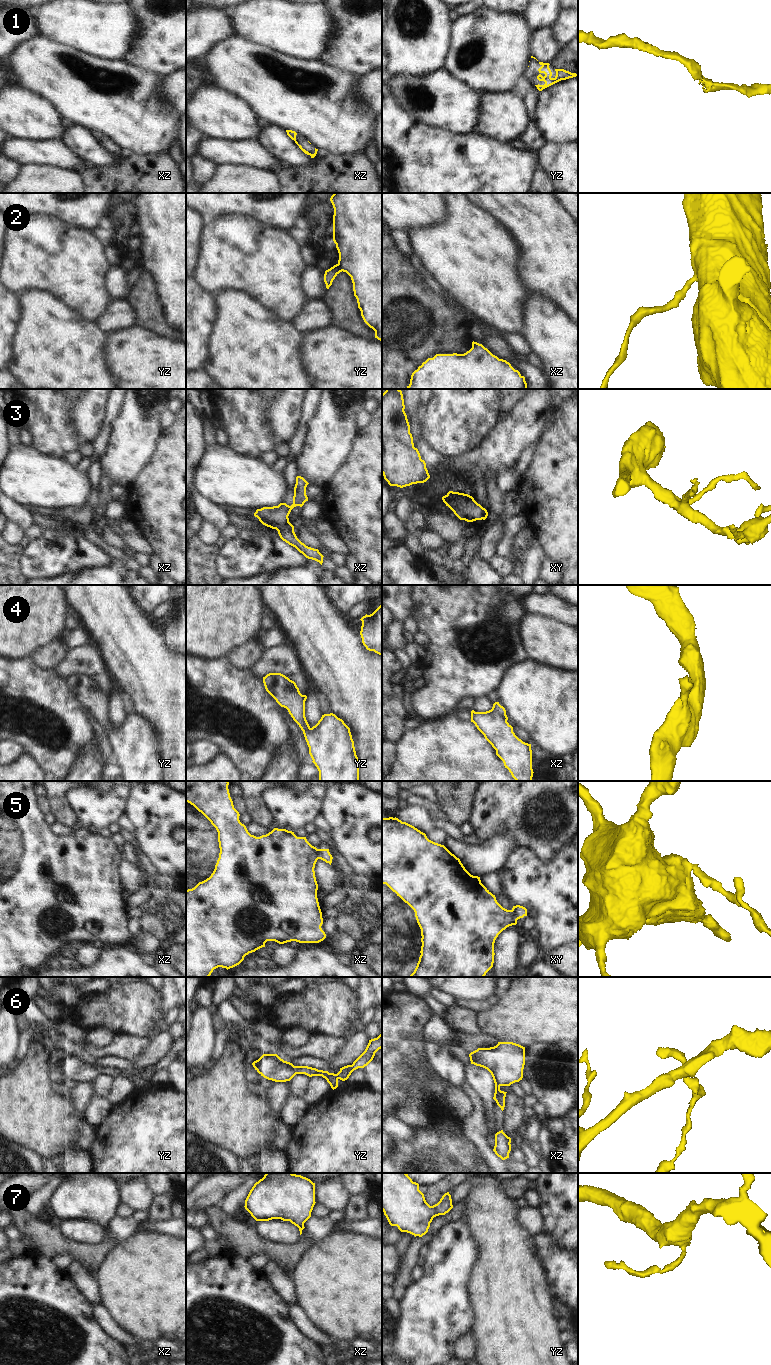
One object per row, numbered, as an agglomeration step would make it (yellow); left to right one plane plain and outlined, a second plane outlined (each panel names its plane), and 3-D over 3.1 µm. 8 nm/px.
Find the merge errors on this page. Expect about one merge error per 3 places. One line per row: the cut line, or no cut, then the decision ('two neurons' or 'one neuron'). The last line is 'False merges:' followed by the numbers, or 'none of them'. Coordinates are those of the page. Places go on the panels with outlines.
1: no cut; one neuron
2: no cut; one neuron
3: no cut; one neuron
4: no cut; one neuron
5: cut in xy along (512, 909), (516, 921); two neurons
6: no cut; one neuron
7: no cut; one neuron
False merges: 5

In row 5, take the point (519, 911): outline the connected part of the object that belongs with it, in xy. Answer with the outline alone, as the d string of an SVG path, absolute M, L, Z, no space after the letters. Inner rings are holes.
M513 906L512 910L516 921L524 916L527 916L527 909L523 906Z

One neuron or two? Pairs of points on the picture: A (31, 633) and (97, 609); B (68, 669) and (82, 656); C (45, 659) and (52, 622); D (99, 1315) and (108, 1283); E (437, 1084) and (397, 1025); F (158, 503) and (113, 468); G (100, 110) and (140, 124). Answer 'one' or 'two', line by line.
A: two
B: one
C: two
D: two
E: one
F: two
G: one

